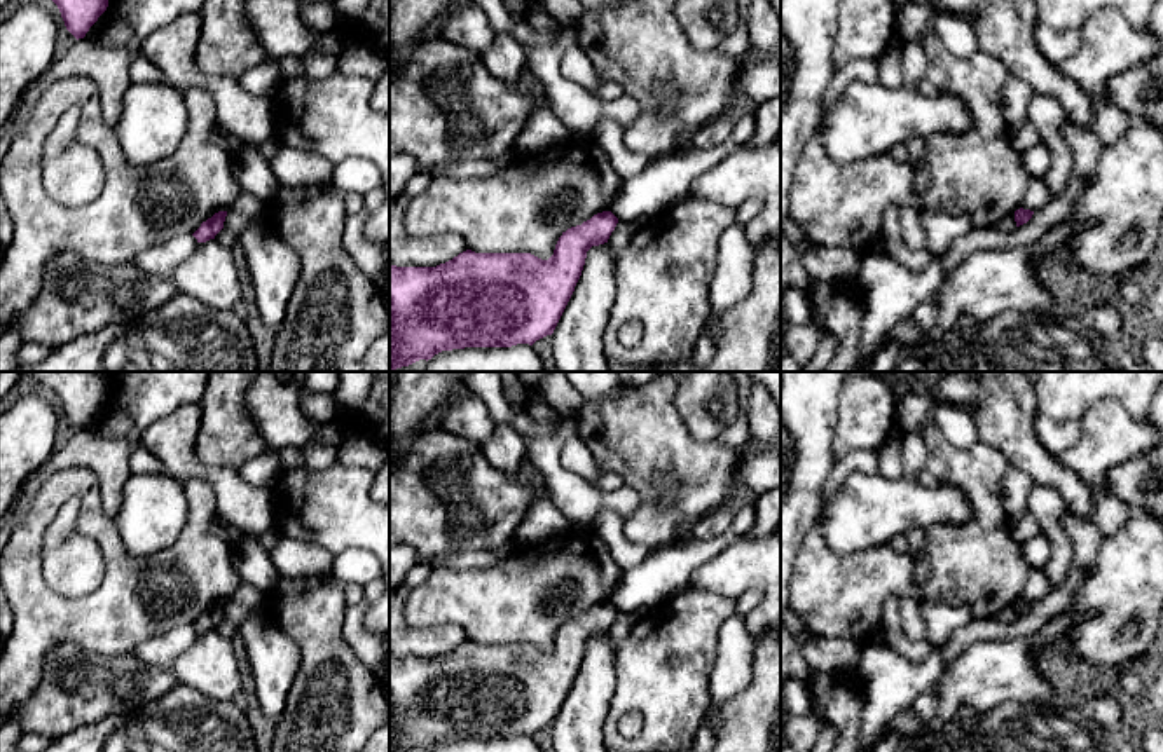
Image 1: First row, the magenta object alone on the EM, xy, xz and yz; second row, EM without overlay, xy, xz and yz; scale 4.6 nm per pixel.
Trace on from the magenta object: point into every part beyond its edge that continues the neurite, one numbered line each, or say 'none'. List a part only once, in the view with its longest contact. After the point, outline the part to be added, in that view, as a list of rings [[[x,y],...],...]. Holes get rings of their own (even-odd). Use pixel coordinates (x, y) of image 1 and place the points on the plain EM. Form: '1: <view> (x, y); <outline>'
none

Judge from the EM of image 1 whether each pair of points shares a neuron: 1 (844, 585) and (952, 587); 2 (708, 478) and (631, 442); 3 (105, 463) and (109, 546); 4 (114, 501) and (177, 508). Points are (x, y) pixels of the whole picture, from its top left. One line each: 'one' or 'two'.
1: one
2: one
3: two
4: two

